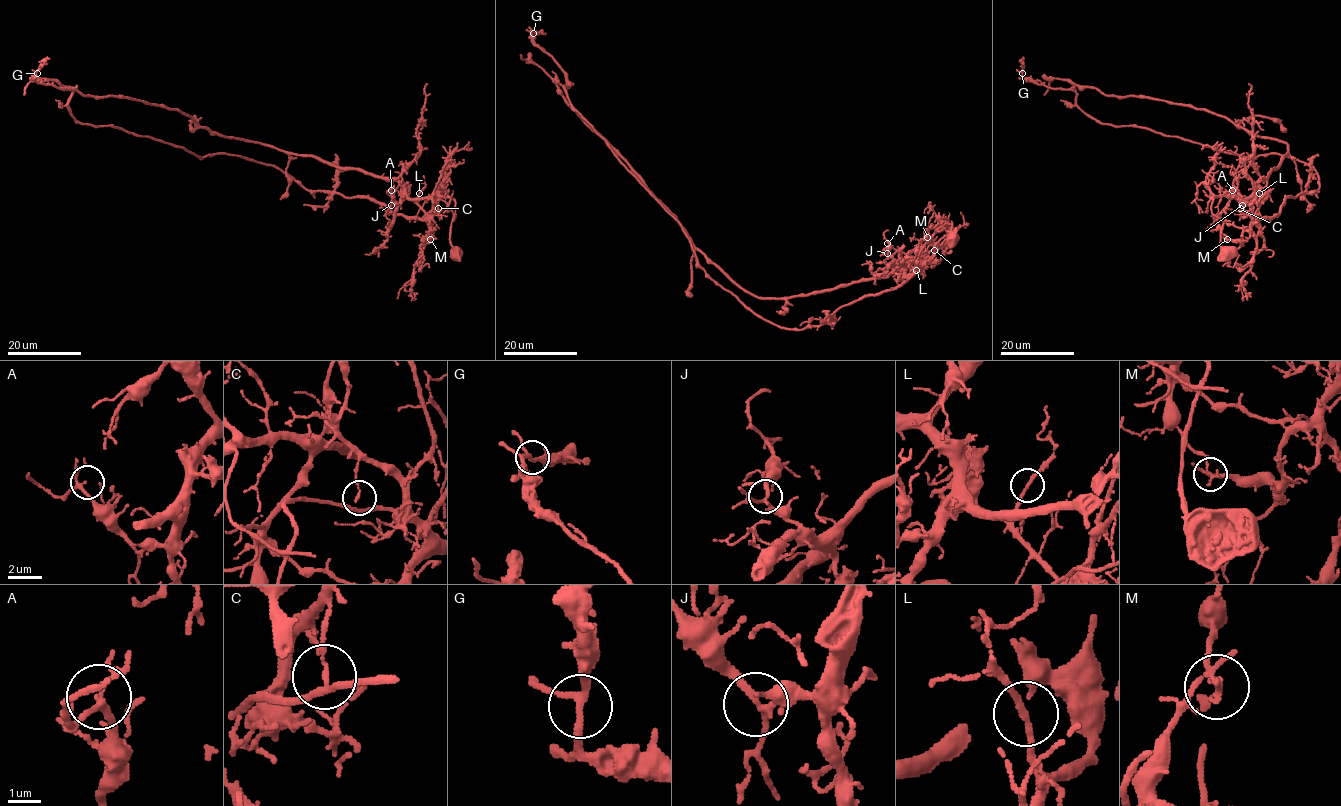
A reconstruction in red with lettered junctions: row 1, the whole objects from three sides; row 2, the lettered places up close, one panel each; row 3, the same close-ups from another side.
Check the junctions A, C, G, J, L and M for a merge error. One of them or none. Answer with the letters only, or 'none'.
M

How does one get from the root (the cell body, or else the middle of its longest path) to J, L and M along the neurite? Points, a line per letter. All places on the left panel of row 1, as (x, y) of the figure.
J: (453, 253), (450, 241), (450, 228), (455, 217), (452, 198), (438, 196), (403, 198), (391, 205)
L: (453, 253), (450, 241), (452, 212), (439, 209), (427, 213), (417, 201), (419, 193)
M: (453, 253), (450, 241), (452, 220), (450, 209), (429, 212), (430, 233), (423, 241), (430, 239)

